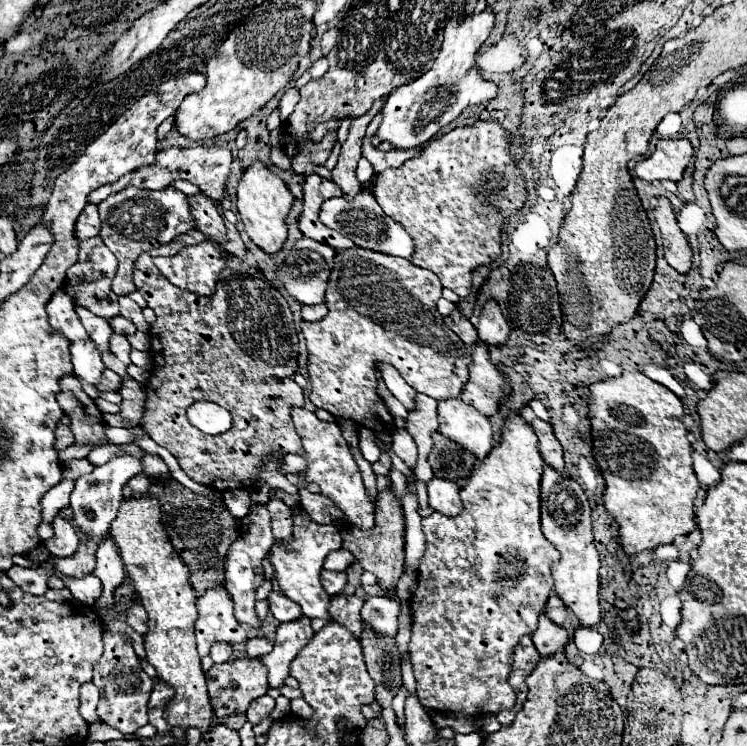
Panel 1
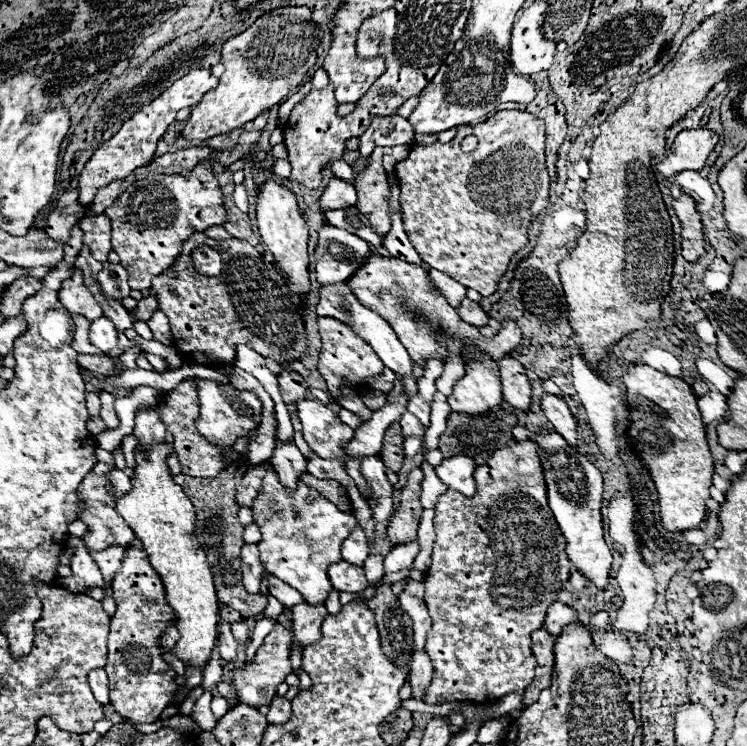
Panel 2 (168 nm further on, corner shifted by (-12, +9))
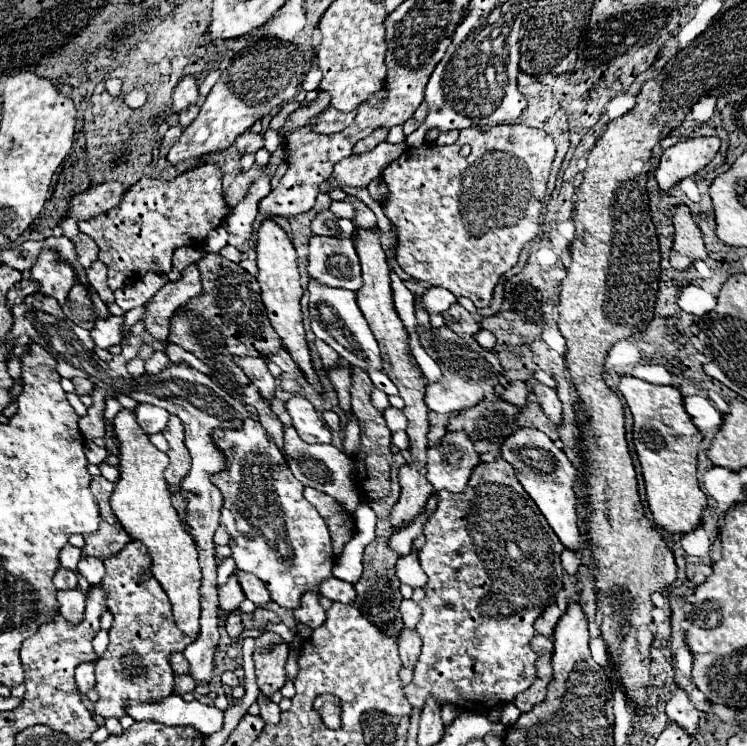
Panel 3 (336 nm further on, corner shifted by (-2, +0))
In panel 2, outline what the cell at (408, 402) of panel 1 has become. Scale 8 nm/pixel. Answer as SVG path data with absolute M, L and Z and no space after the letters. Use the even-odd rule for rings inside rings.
M334 283L334 285L324 285L324 287L320 287L320 301L318 301L318 305L316 305L316 313L318 313L320 317L334 317L334 319L340 319L340 321L352 325L352 327L358 331L358 335L360 335L366 343L372 345L372 349L378 353L378 357L382 359L382 363L384 363L388 369L392 369L394 373L398 373L398 375L402 375L402 377L414 375L414 373L412 373L412 369L414 369L412 359L410 359L408 351L404 349L404 345L398 341L394 329L392 329L384 319L380 319L378 313L374 313L374 311L366 309L364 305L360 305L358 299L354 297L354 293L348 289L346 283Z

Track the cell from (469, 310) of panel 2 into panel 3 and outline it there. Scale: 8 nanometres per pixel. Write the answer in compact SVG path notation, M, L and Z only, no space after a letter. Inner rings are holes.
M454 302L444 316L444 322L450 330L454 330L456 334L468 334L474 336L480 330L480 324L470 316L470 312L466 308L462 308L458 302Z

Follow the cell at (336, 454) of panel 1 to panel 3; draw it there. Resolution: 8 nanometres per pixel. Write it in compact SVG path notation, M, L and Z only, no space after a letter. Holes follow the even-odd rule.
M294 394L286 402L286 408L288 408L290 416L292 416L292 426L296 428L298 436L304 442L308 442L308 444L330 442L328 426L318 418L314 406L302 394Z

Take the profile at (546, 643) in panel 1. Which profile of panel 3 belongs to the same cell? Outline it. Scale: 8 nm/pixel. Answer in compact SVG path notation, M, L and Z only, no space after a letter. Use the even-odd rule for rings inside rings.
M552 602L552 604L538 616L538 620L536 620L536 624L534 624L536 632L538 632L538 634L544 634L544 636L552 636L554 626L558 624L560 616L562 616L562 610L556 606L556 602Z

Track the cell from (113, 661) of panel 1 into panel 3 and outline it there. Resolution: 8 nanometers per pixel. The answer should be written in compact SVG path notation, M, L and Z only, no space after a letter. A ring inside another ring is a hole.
M132 540L126 548L104 560L106 576L102 586L108 594L108 610L114 616L110 628L110 644L96 662L96 690L100 700L94 704L102 718L122 718L124 700L152 702L172 694L174 670L170 666L170 652L182 652L196 638L186 636L172 618L172 606L162 586L152 576L152 558L142 542Z

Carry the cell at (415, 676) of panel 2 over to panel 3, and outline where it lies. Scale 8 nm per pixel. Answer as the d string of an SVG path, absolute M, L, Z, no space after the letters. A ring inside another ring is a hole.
M402 628L400 636L398 636L398 648L400 648L400 658L402 658L402 664L404 666L414 666L418 656L420 656L420 636L416 630L410 630L410 628Z

